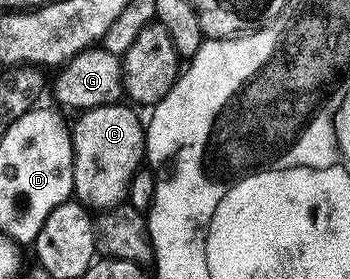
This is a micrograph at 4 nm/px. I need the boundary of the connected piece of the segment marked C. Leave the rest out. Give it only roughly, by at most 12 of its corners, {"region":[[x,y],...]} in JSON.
{"region":[[133,106],[72,123],[73,198],[119,206],[143,166]]}

